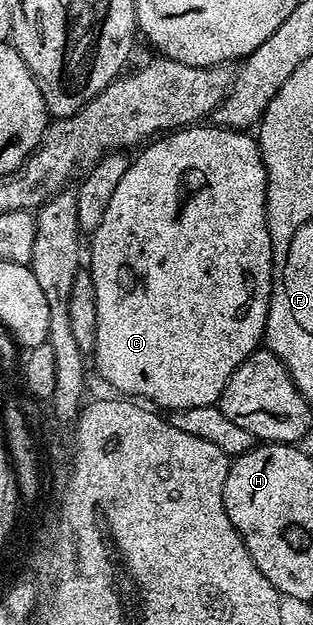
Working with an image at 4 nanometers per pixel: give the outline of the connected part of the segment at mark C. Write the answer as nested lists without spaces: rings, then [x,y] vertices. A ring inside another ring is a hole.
[[[197,123],[169,132],[145,144],[137,153],[140,154],[131,158],[126,175],[122,175],[118,188],[114,190],[110,207],[106,207],[102,223],[90,237],[90,272],[94,279],[94,295],[98,307],[94,346],[96,369],[106,384],[113,385],[120,392],[117,394],[128,399],[139,399],[153,406],[161,405],[156,407],[164,411],[216,405],[230,375],[234,375],[234,371],[255,349],[261,348],[268,318],[268,304],[272,298],[272,244],[266,215],[268,180],[264,160],[260,154],[260,142],[248,131],[222,129],[215,123]]]

